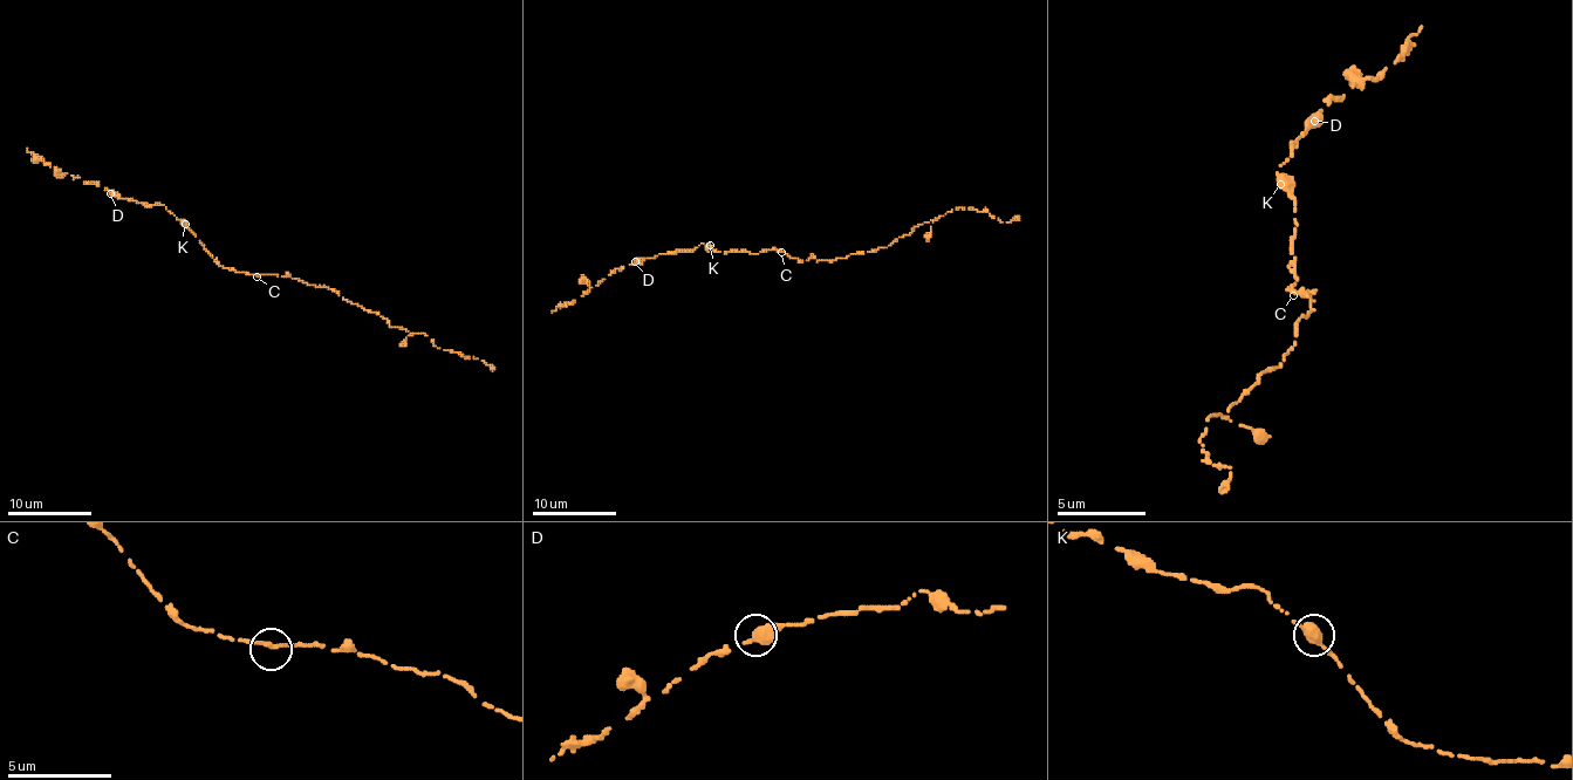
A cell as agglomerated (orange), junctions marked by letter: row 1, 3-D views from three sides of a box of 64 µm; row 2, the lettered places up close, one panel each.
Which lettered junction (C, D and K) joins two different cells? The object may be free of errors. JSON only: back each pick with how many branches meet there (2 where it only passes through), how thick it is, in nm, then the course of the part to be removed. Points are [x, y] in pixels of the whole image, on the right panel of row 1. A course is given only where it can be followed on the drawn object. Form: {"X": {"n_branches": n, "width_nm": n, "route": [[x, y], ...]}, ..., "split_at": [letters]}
{"split_at": []}

